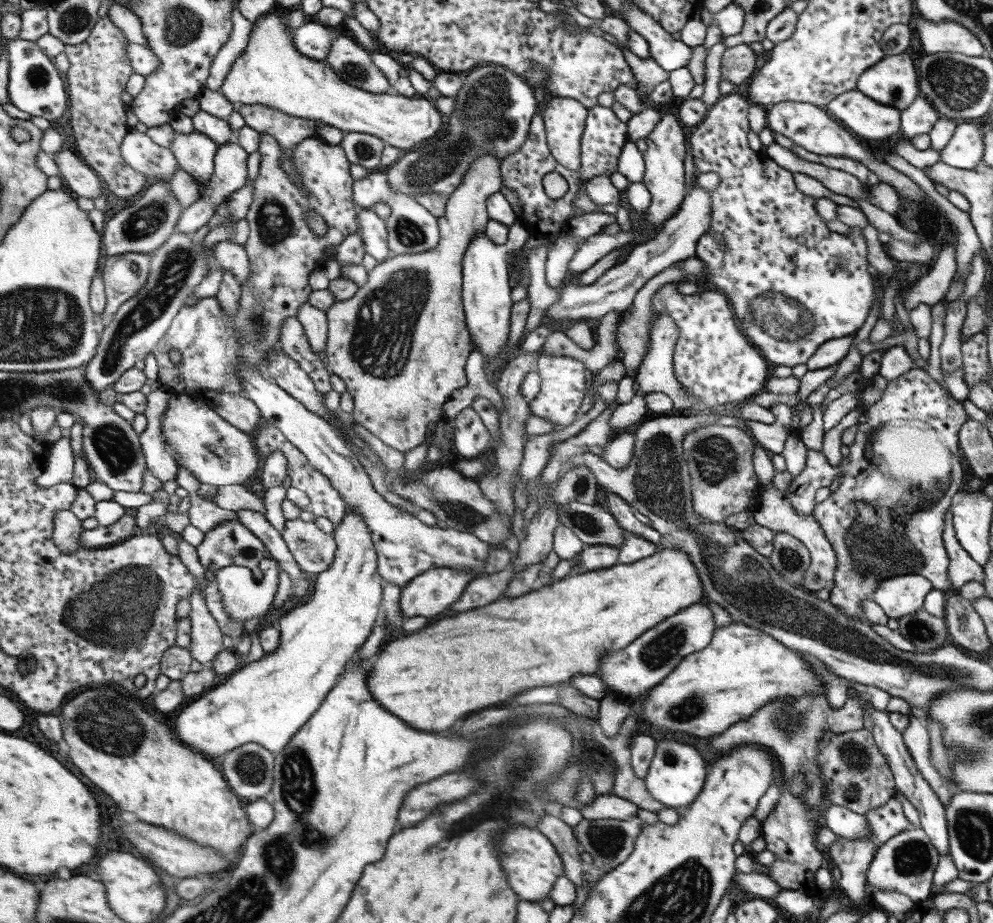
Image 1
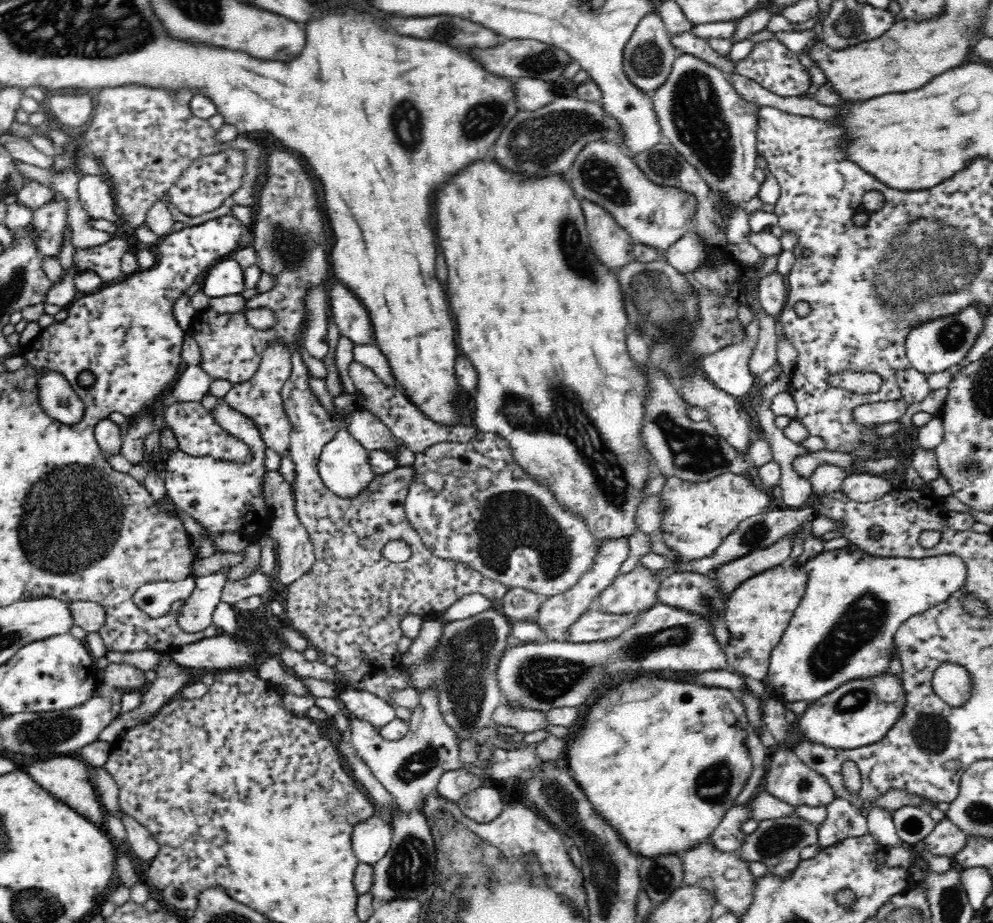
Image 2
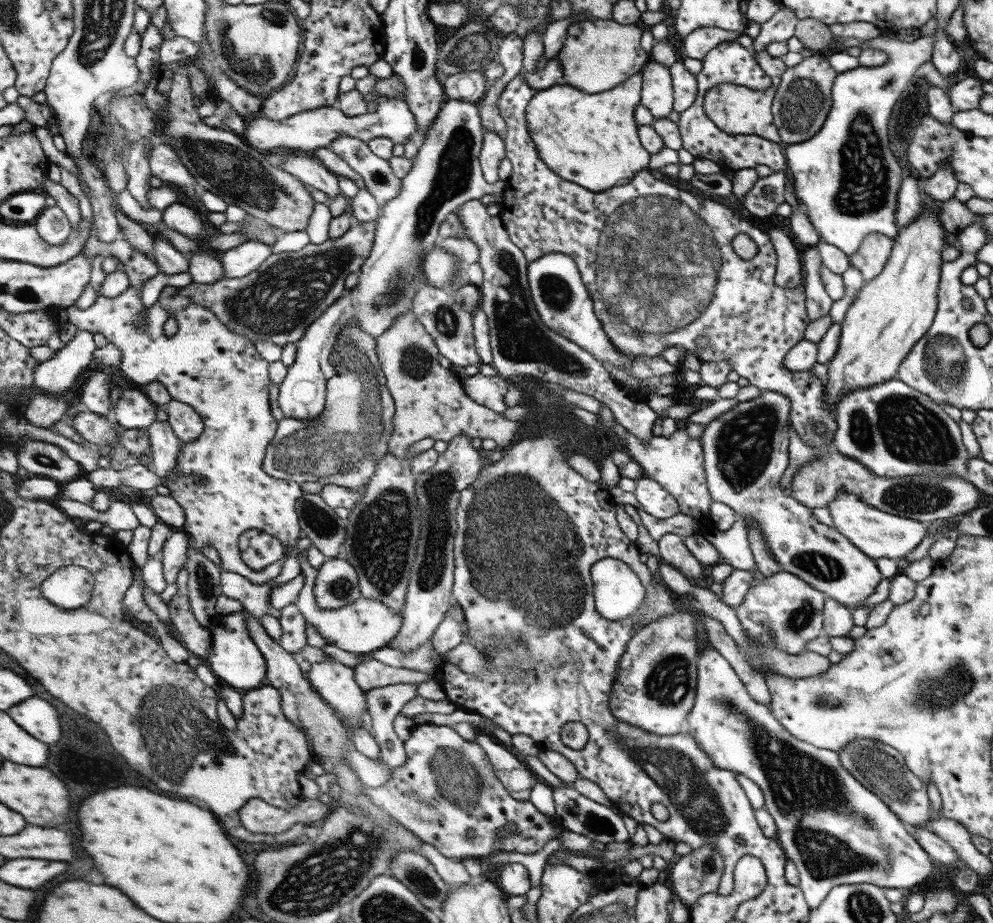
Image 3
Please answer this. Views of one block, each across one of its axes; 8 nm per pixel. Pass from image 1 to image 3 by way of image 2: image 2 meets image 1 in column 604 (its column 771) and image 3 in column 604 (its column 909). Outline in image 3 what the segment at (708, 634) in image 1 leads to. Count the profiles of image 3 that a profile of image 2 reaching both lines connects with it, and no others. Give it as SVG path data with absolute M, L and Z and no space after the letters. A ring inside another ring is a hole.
M603 558L591 568L591 578L595 608L603 620L625 622L625 618L633 618L635 612L641 610L641 606L645 606L645 588L641 584L641 578L637 578L627 564L613 558Z

